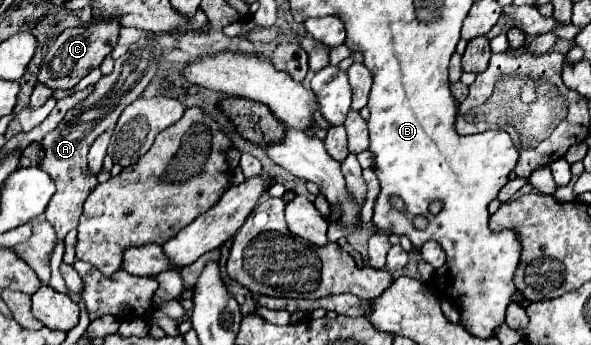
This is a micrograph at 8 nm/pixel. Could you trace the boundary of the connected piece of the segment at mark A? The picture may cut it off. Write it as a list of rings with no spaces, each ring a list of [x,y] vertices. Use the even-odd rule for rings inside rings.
[[[147,34],[147,36],[139,38],[137,42],[133,42],[129,46],[129,50],[121,58],[115,60],[115,70],[109,76],[103,76],[95,84],[93,94],[89,94],[79,106],[71,108],[71,112],[67,112],[67,116],[59,122],[59,126],[53,132],[49,132],[41,142],[45,148],[45,158],[41,160],[41,168],[57,184],[57,192],[53,194],[49,206],[45,208],[45,218],[51,222],[51,226],[57,232],[57,238],[59,238],[59,244],[55,246],[55,250],[51,254],[51,282],[49,282],[49,286],[59,292],[69,294],[65,288],[65,282],[61,278],[61,272],[59,272],[63,250],[65,250],[63,238],[67,236],[69,230],[75,230],[79,226],[83,202],[91,194],[91,190],[99,184],[97,178],[91,176],[87,170],[87,152],[97,136],[115,128],[125,106],[129,106],[133,100],[137,100],[141,96],[145,86],[153,80],[161,58],[163,58],[163,48],[159,46],[159,42],[155,40],[153,34]]]

